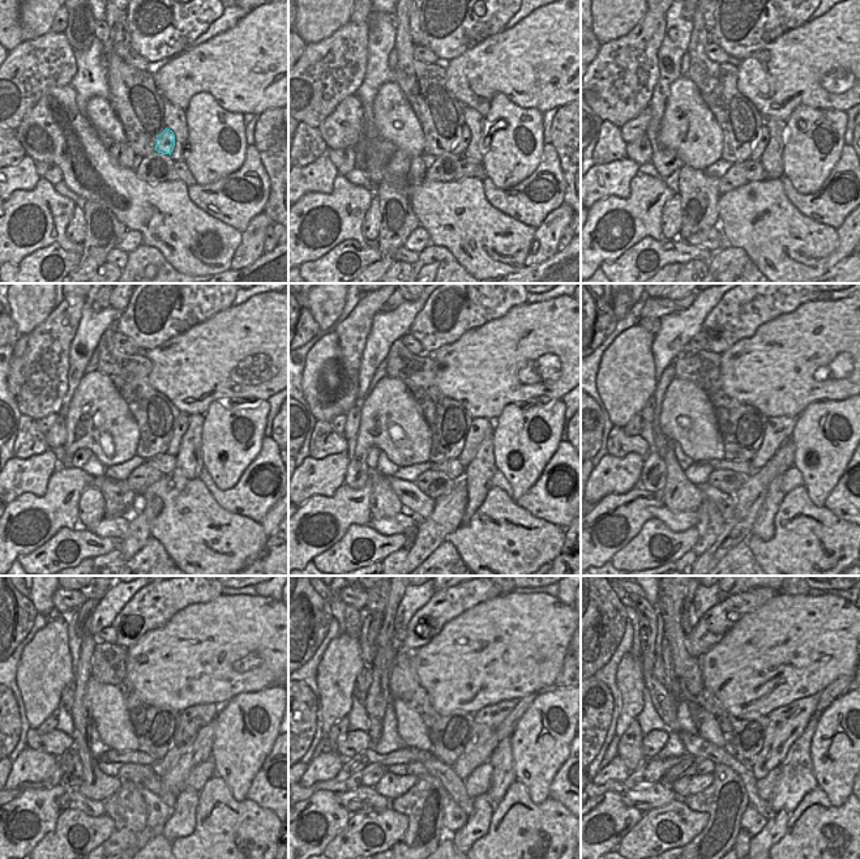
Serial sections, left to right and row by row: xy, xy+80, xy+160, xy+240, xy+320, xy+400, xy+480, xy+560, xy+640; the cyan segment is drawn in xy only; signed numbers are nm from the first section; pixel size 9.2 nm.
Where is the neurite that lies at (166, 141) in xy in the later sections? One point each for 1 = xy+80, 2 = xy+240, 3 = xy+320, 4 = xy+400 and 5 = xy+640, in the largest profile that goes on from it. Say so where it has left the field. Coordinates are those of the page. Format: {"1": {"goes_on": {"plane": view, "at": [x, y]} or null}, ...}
{"1": {"goes_on": {"plane": "xy+80", "at": [460, 148]}}, "2": {"goes_on": {"plane": "xy+240", "at": [183, 422]}}, "3": {"goes_on": {"plane": "xy+320", "at": [480, 427]}}, "4": {"goes_on": {"plane": "xy+400", "at": [777, 430]}}, "5": {"goes_on": {"plane": "xy+640", "at": [786, 725]}}}

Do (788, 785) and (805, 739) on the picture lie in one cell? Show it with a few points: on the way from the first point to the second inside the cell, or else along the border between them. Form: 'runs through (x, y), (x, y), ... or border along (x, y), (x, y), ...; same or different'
runs through (796, 773), (800, 751); same

